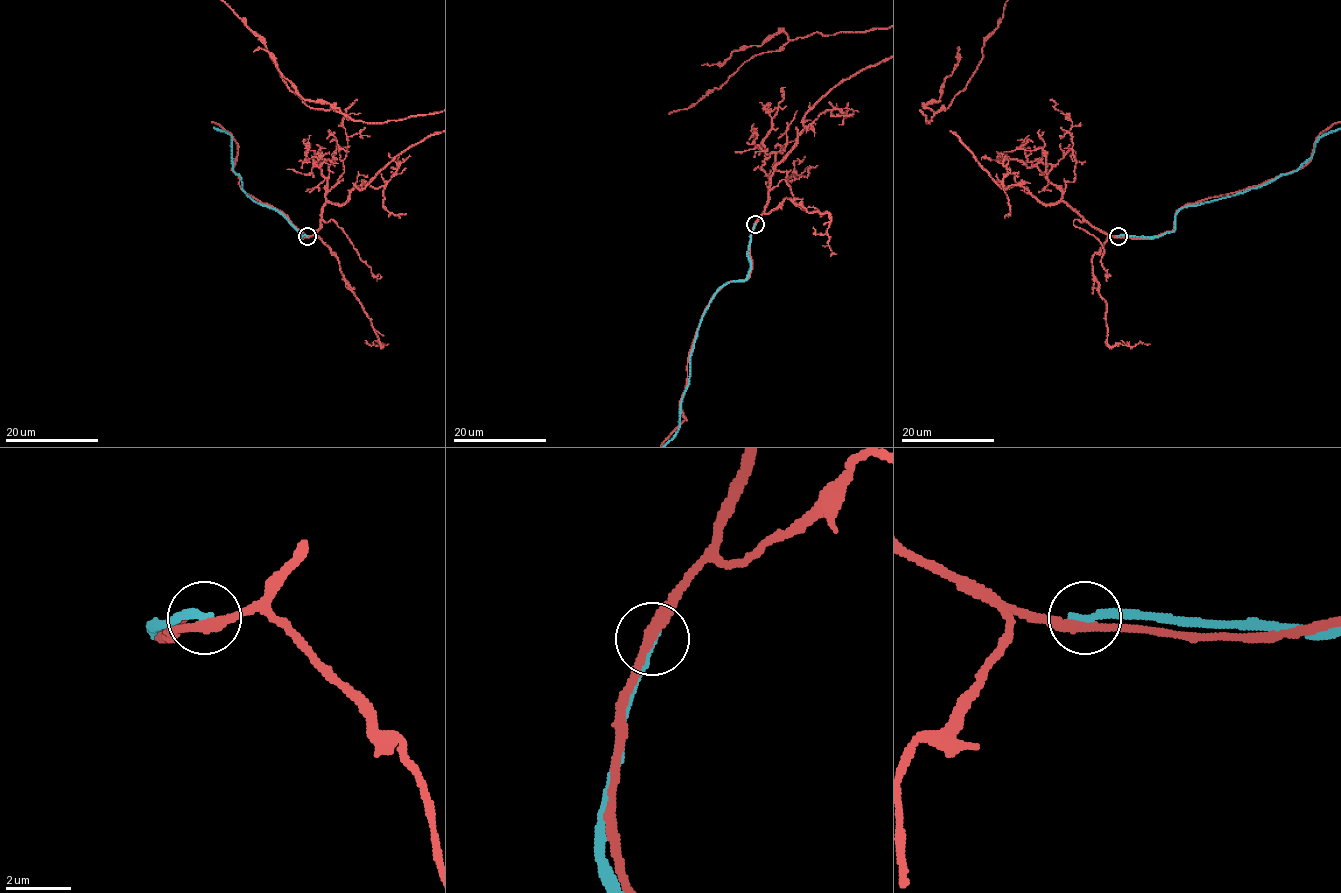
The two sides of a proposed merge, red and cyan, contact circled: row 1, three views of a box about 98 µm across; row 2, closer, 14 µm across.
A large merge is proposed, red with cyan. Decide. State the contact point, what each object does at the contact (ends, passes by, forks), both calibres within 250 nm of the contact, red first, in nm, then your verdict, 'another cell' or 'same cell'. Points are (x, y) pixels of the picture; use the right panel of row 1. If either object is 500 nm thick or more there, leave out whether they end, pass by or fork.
place (1118, 236); red passes by; cyan ends; calibres 320 and 260 nm; another cell

